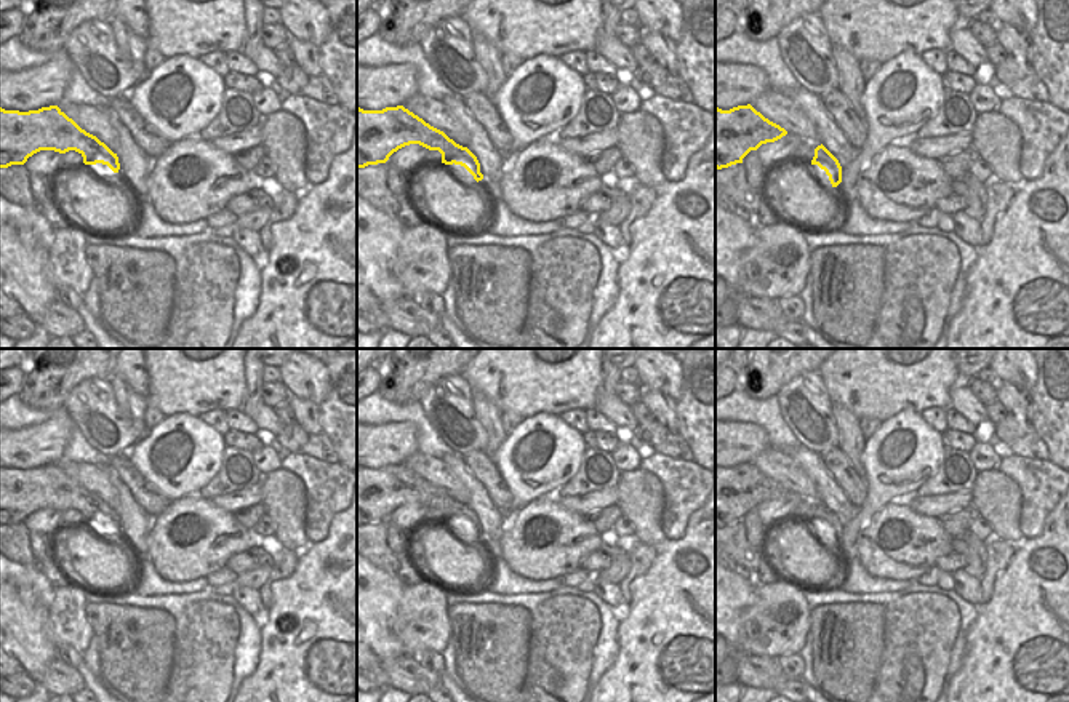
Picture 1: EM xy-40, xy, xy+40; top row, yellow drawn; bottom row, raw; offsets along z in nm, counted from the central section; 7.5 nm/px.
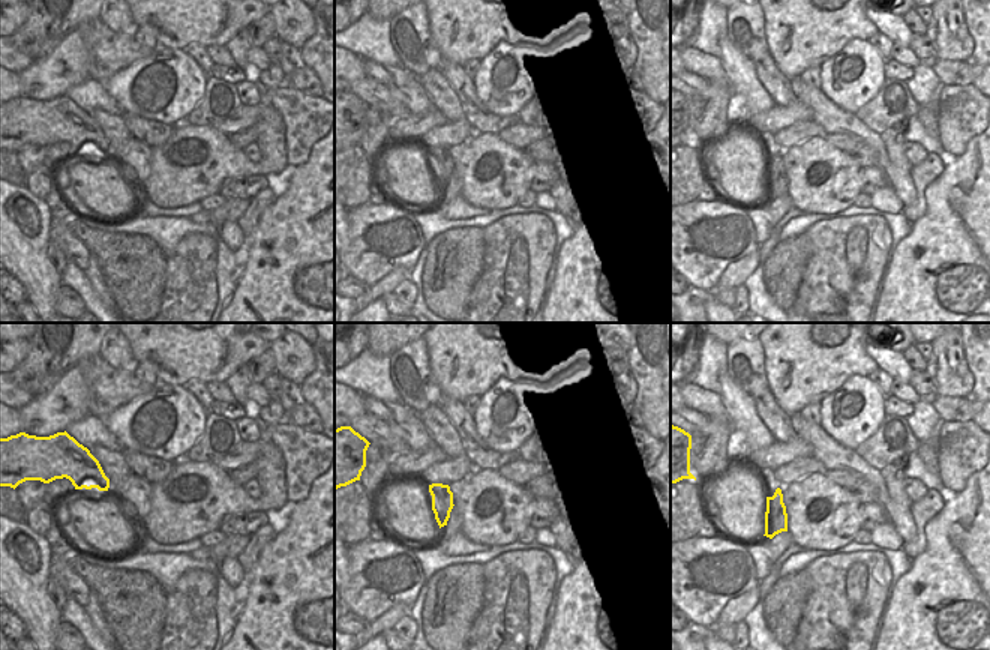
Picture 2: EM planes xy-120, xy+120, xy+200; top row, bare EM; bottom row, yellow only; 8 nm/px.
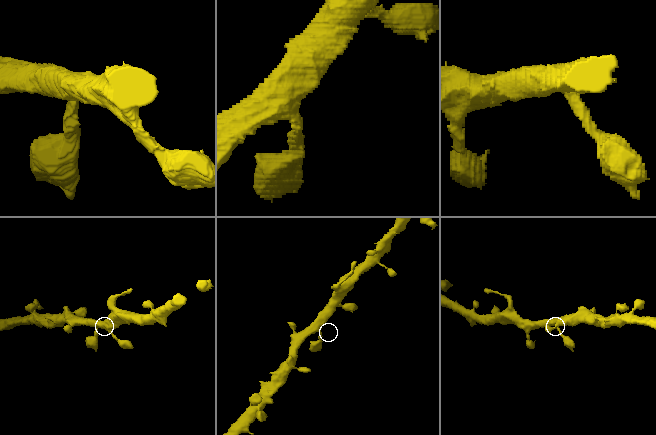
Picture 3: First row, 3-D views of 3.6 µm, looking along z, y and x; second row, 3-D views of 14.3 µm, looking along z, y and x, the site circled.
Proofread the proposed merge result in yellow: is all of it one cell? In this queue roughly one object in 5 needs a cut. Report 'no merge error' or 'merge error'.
no merge error

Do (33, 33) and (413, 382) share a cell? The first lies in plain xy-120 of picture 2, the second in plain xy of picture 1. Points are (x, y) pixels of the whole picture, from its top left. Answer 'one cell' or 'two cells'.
one cell

